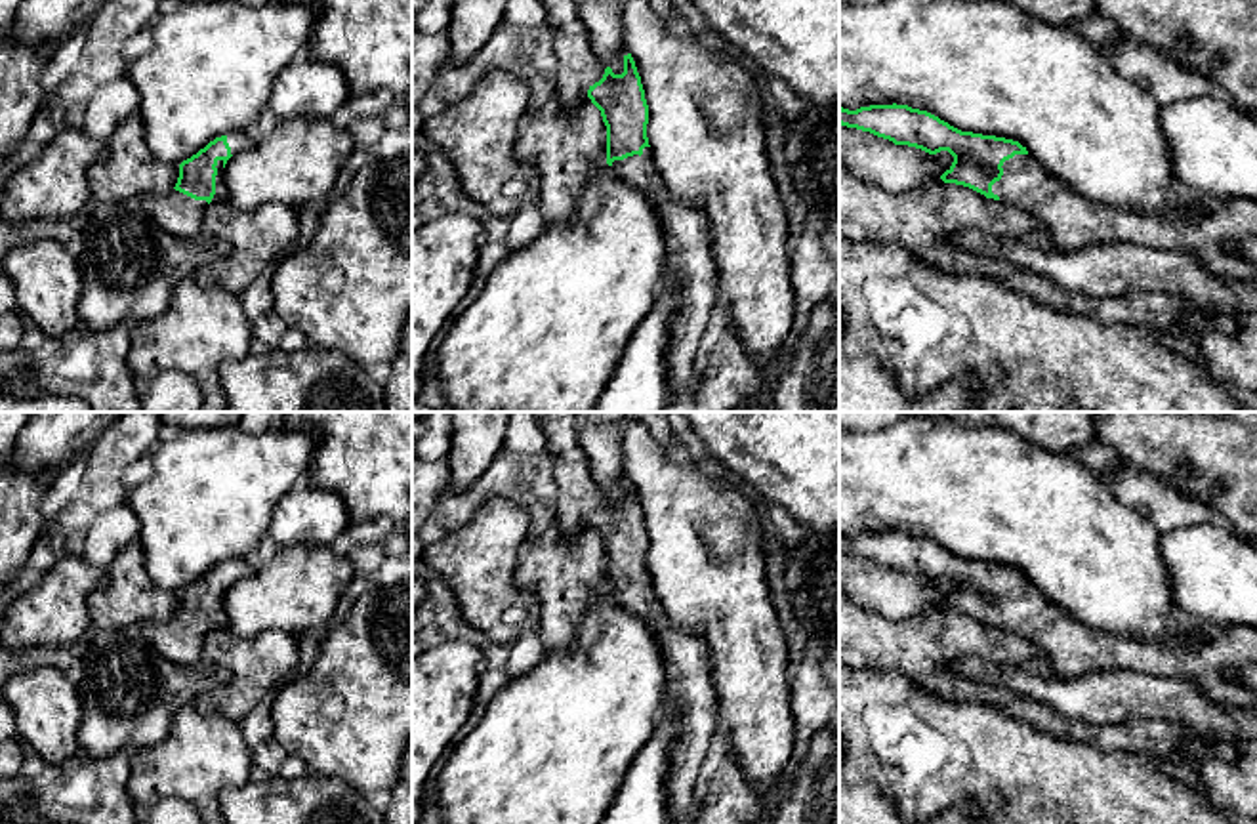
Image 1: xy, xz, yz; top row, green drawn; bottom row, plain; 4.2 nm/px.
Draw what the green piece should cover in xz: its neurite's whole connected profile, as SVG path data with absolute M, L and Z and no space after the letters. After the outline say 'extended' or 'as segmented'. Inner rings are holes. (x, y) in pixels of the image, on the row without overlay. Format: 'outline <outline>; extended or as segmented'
outline M534 412L534 418L553 462L557 528L568 538L591 528L601 538L607 591L647 624L664 658L662 715L677 721L670 746L670 813L671 824L679 824L692 809L698 772L719 719L708 645L670 618L652 587L647 565L649 532L631 481L624 483L624 500L614 502L593 481L576 437L574 412Z; extended

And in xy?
outline M244 559L216 565L179 591L175 614L166 622L141 624L147 643L177 666L200 668L202 645L210 629L229 628L223 595L233 582L254 574Z; extended

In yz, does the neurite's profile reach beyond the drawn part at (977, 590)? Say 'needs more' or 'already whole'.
needs more

